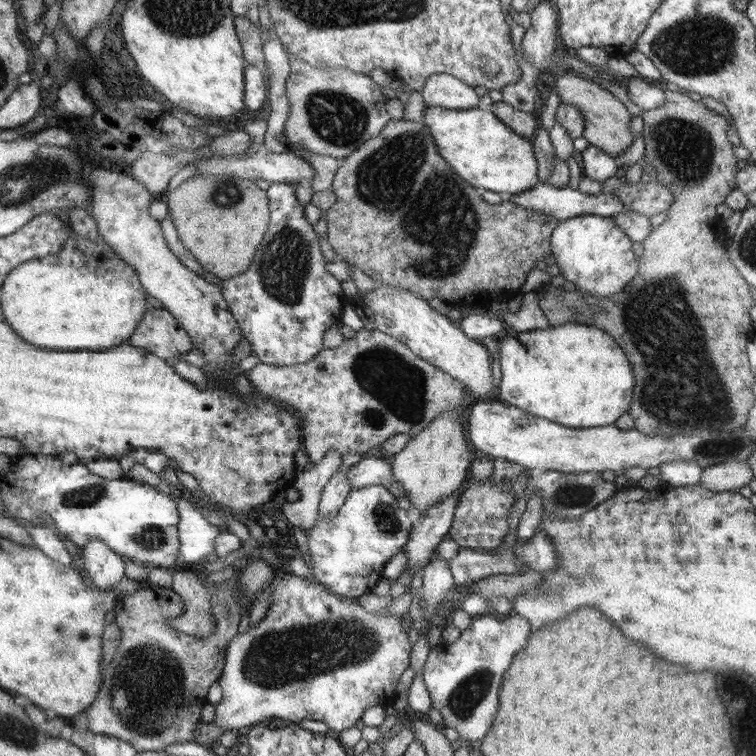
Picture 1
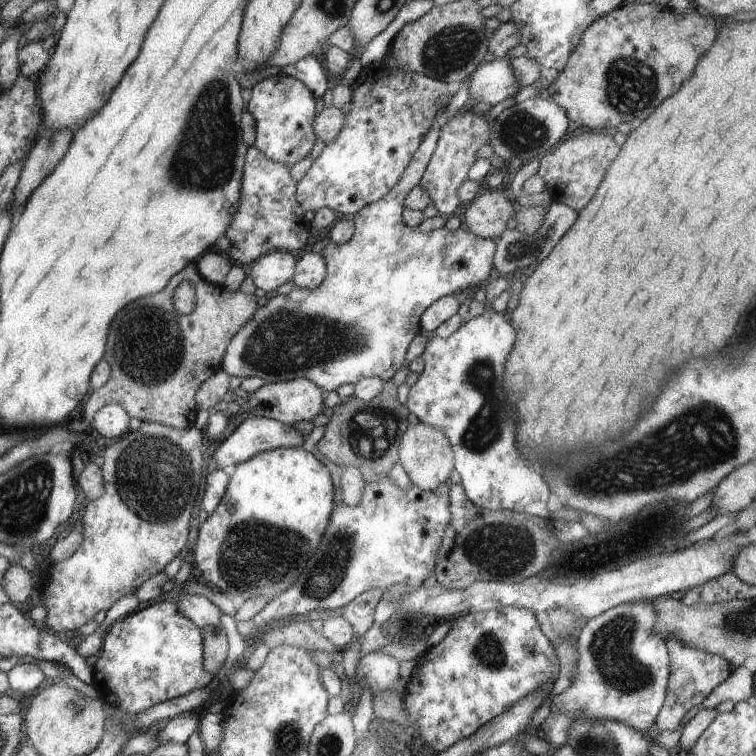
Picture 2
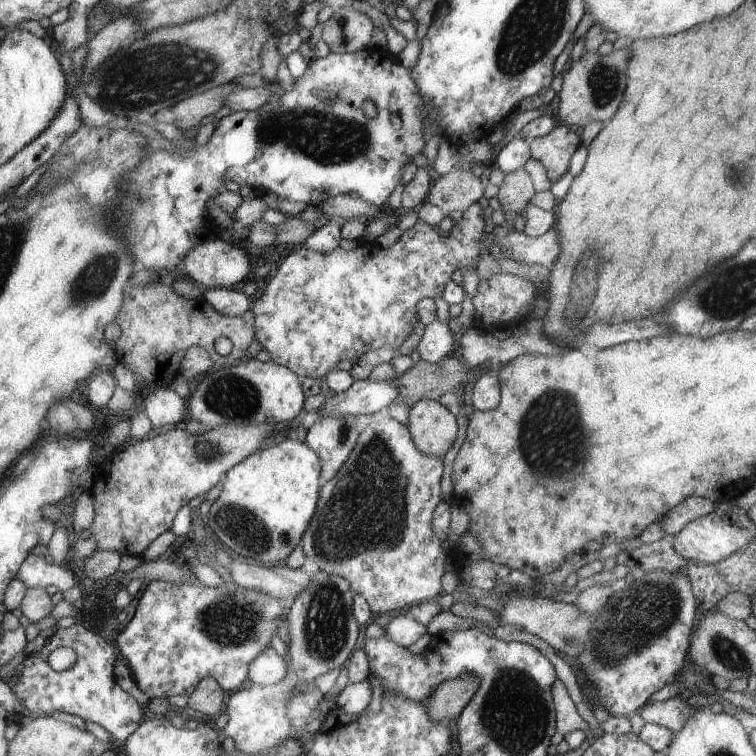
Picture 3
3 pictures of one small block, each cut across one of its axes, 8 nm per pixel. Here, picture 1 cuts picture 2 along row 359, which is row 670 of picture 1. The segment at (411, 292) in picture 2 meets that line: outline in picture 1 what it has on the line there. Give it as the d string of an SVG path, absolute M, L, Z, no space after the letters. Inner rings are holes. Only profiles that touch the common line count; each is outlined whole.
M292 572L278 574L278 579L274 581L274 590L271 594L271 603L266 612L266 617L257 623L255 627L250 627L248 630L237 633L225 653L225 670L222 672L221 678L218 680L223 688L222 701L215 706L215 720L222 729L236 729L244 732L247 728L254 725L266 723L267 720L277 720L281 724L284 723L300 723L302 720L309 719L310 721L324 722L330 729L331 733L340 734L348 728L357 727L362 720L367 709L371 707L395 707L396 701L396 686L400 682L402 672L408 668L410 664L410 638L408 634L402 630L402 615L390 615L390 613L366 612L364 607L360 605L358 599L350 597L340 597L333 593L331 589L326 589L320 583L314 583L305 577L300 577L300 574L294 575Z

